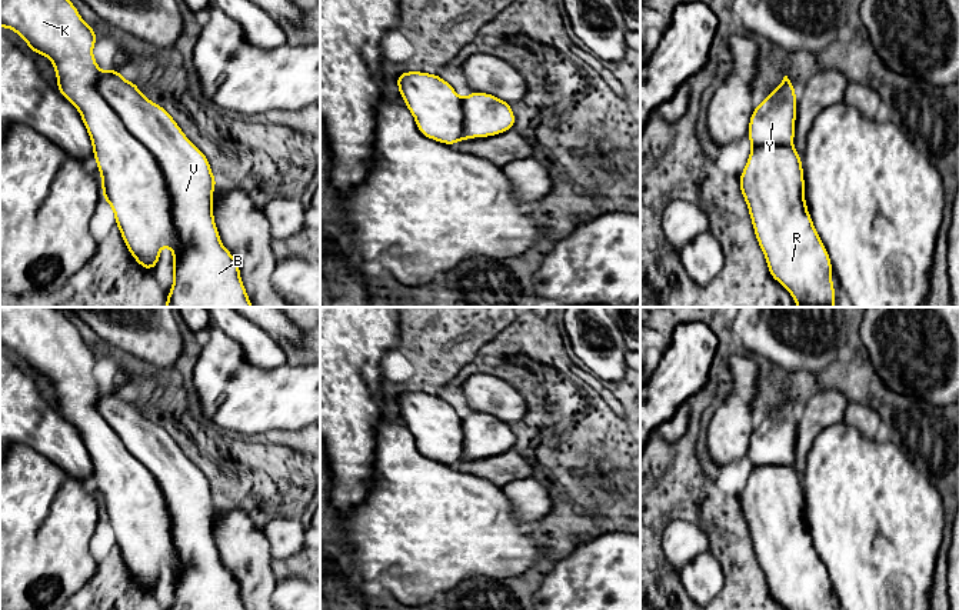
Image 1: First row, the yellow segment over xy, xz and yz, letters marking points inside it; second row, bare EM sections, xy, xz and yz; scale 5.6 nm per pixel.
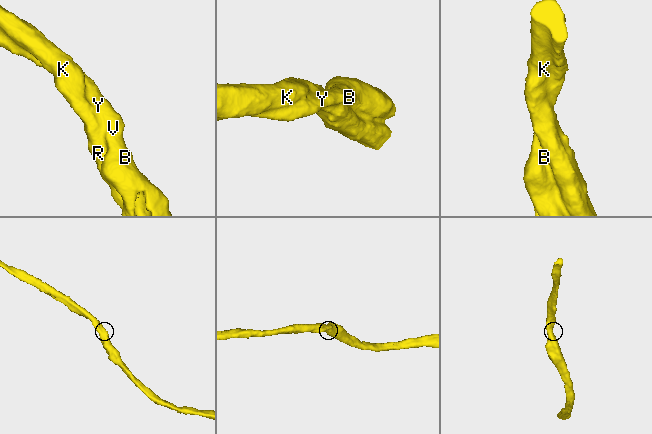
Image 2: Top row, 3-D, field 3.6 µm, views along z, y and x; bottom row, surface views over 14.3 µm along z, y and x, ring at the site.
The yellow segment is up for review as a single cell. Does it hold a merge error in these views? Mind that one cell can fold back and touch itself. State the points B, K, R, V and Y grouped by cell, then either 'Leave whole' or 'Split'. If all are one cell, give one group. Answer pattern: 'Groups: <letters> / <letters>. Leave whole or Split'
Groups: B K R V Y. Leave whole

